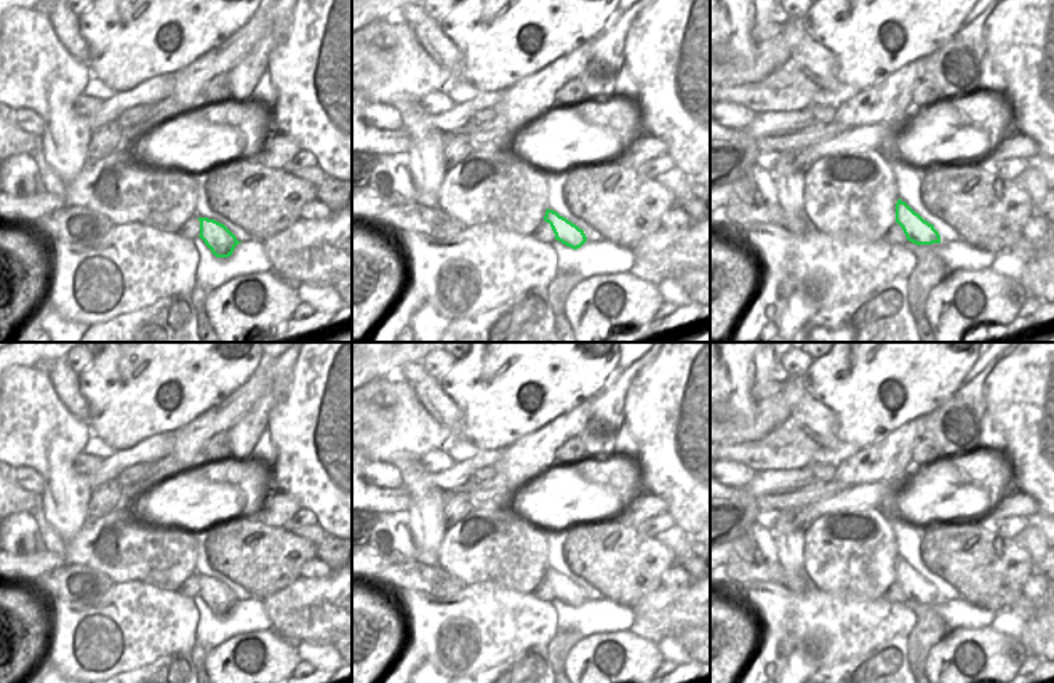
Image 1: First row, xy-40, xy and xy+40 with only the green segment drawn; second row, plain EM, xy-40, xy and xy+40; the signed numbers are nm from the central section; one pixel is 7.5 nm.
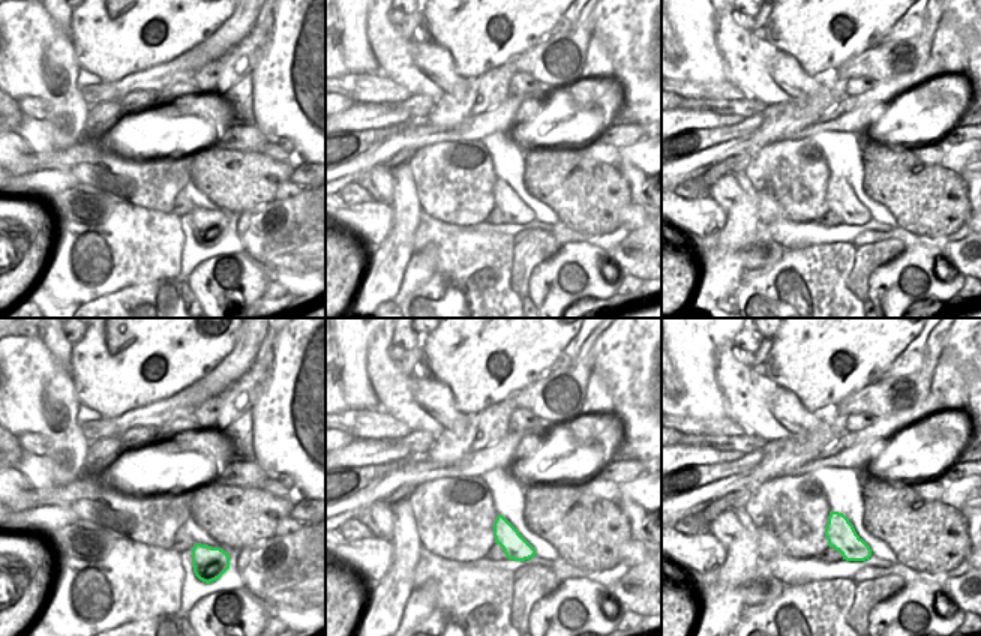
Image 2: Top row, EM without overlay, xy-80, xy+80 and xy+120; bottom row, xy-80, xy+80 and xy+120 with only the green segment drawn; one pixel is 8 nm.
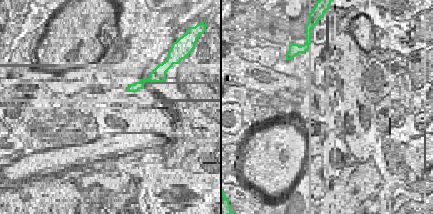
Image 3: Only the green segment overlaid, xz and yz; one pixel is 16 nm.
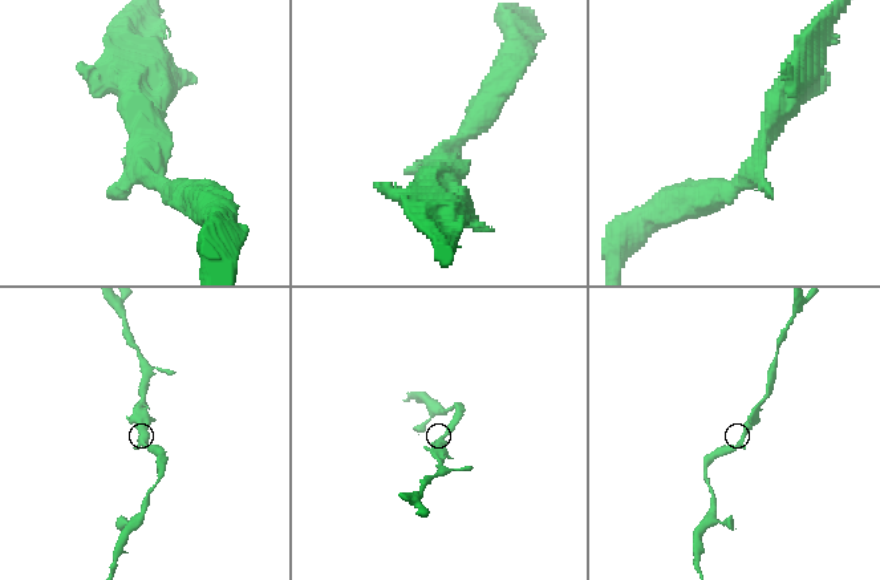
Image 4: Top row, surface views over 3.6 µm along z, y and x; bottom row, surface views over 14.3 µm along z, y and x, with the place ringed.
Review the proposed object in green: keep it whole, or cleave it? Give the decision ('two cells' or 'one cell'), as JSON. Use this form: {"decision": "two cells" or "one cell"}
{"decision": "one cell"}

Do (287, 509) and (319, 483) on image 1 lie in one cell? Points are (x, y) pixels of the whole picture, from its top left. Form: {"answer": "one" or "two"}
{"answer": "two"}

